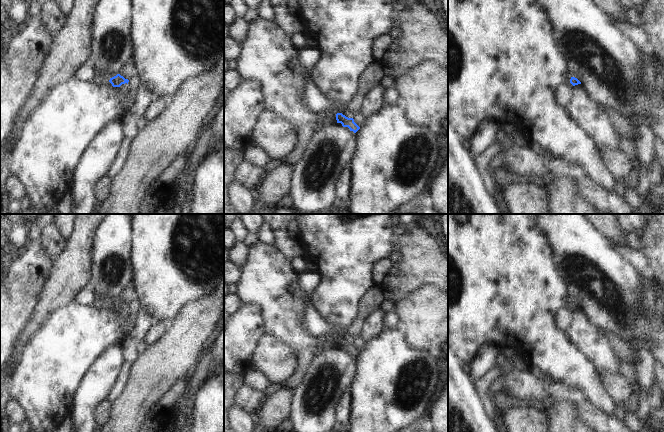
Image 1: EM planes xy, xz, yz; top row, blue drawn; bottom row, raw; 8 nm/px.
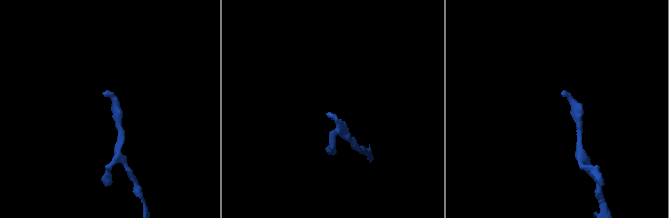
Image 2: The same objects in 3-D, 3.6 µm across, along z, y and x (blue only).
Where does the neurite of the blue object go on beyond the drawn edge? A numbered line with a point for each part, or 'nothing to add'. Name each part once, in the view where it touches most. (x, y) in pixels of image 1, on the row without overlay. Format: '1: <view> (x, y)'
nothing to add

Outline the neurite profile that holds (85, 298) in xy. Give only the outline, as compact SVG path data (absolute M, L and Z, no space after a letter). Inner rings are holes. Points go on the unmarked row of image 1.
M90 287L84 288L78 292L73 299L73 303L76 303L82 307L93 307L95 302L96 299L94 292L90 289Z

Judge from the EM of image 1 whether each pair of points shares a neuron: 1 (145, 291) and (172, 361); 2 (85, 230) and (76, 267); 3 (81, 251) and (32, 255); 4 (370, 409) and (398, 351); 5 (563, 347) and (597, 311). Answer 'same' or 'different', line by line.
1: different
2: same
3: different
4: same
5: different

